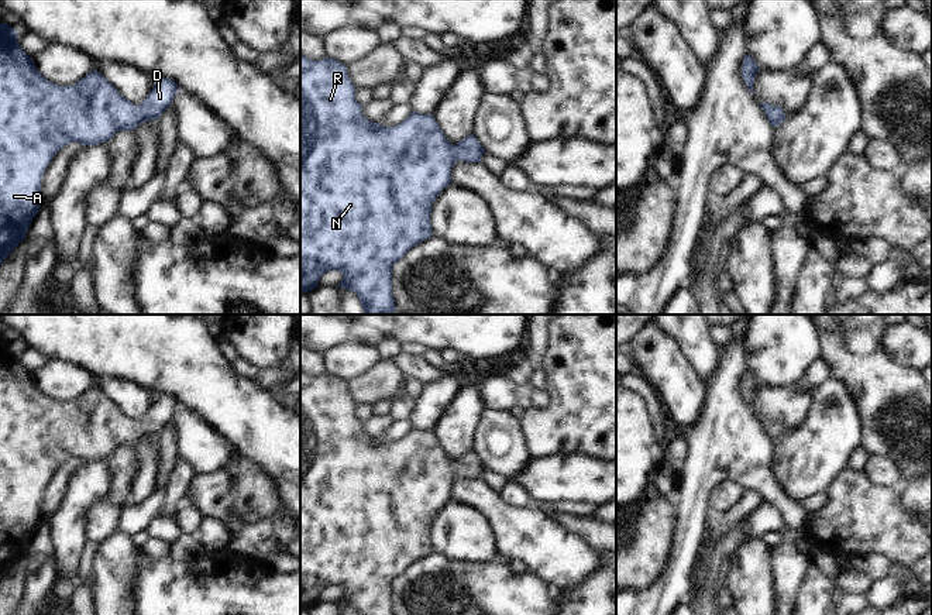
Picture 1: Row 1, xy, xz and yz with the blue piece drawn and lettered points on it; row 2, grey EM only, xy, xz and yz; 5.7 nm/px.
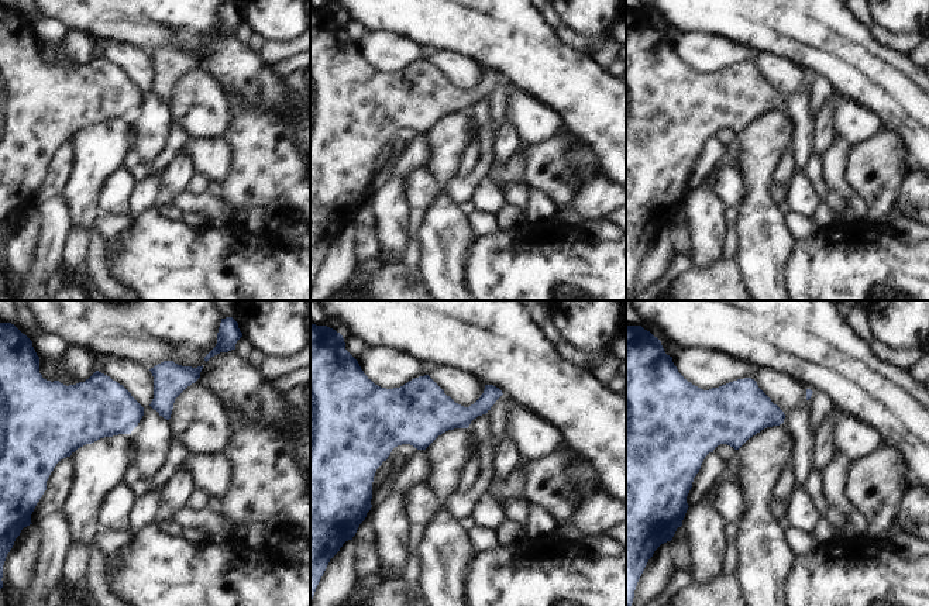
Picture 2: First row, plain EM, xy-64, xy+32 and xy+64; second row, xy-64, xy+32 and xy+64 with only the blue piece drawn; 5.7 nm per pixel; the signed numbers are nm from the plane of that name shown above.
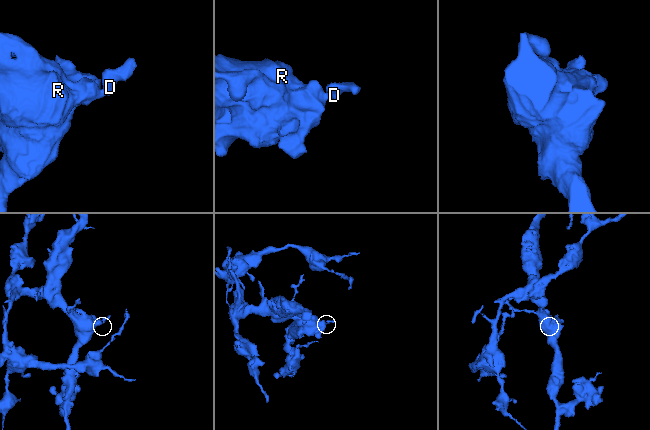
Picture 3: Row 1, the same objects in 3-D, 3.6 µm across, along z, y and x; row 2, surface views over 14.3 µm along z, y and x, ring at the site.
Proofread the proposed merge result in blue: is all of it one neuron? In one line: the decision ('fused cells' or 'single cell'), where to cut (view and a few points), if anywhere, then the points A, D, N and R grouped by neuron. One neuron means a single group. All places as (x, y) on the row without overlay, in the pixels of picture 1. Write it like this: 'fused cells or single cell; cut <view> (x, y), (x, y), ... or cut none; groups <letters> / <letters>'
single cell; cut none; groups A D N R

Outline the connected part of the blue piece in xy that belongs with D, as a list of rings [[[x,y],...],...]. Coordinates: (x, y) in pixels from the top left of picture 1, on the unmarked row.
[[[0,339],[0,581],[25,556],[41,522],[41,497],[55,470],[70,458],[107,458],[116,449],[158,436],[178,408],[172,395],[157,395],[148,413],[135,422],[97,386],[72,402],[47,396],[17,357],[17,347]]]

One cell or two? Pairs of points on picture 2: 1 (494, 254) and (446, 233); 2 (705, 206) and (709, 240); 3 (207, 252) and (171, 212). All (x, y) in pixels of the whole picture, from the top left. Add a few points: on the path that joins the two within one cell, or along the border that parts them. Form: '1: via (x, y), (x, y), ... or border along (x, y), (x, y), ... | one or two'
1: border along (477, 236), (465, 261), (464, 276) | two
2: via (705, 214), (705, 231) | one
3: border along (161, 212), (168, 219), (179, 220) | two

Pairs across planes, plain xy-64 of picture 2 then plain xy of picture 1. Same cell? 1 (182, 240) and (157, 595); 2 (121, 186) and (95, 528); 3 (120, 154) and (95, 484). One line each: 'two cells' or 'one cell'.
1: one cell
2: one cell
3: one cell

